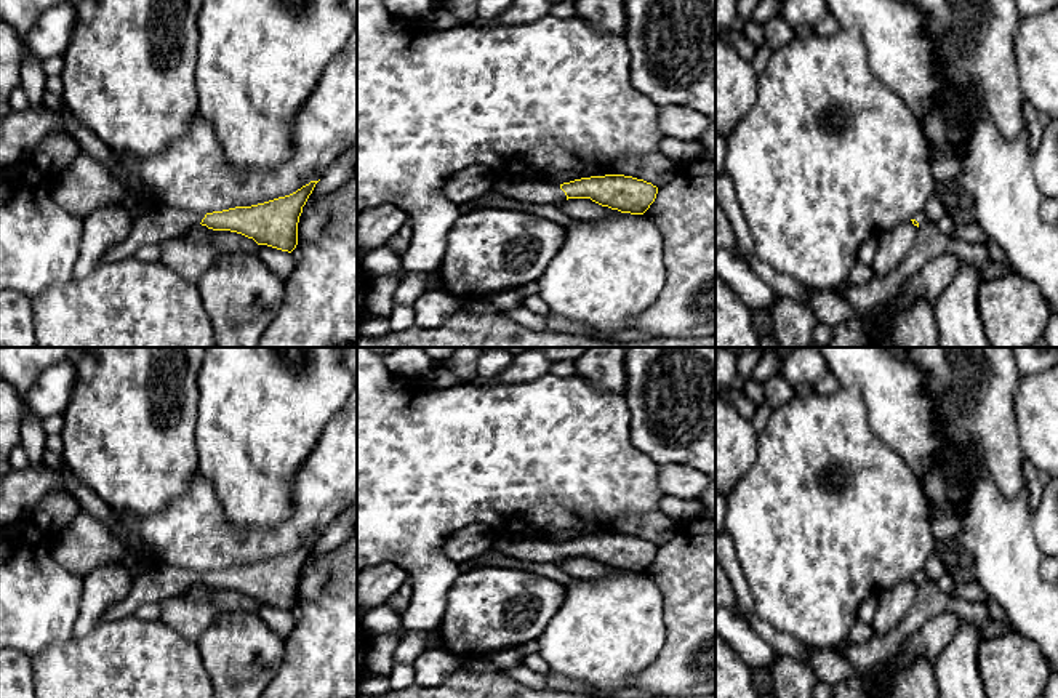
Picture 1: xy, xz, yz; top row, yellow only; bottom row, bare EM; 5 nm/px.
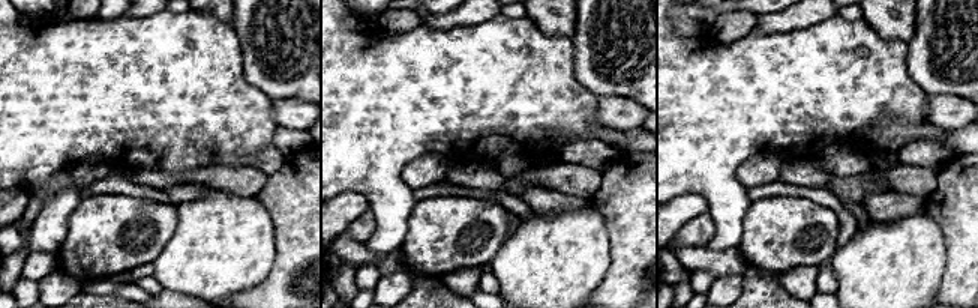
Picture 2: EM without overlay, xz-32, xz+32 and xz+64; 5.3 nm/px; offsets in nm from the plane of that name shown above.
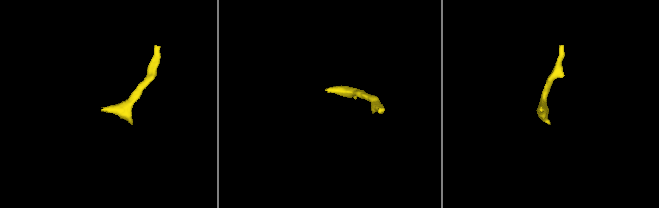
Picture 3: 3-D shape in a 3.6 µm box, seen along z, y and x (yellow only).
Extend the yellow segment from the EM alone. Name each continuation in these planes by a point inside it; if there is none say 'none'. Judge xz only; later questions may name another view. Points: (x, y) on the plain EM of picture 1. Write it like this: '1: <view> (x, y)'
1: xz (532, 549)

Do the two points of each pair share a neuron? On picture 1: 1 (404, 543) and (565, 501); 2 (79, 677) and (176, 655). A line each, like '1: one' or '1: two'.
1: one
2: one

